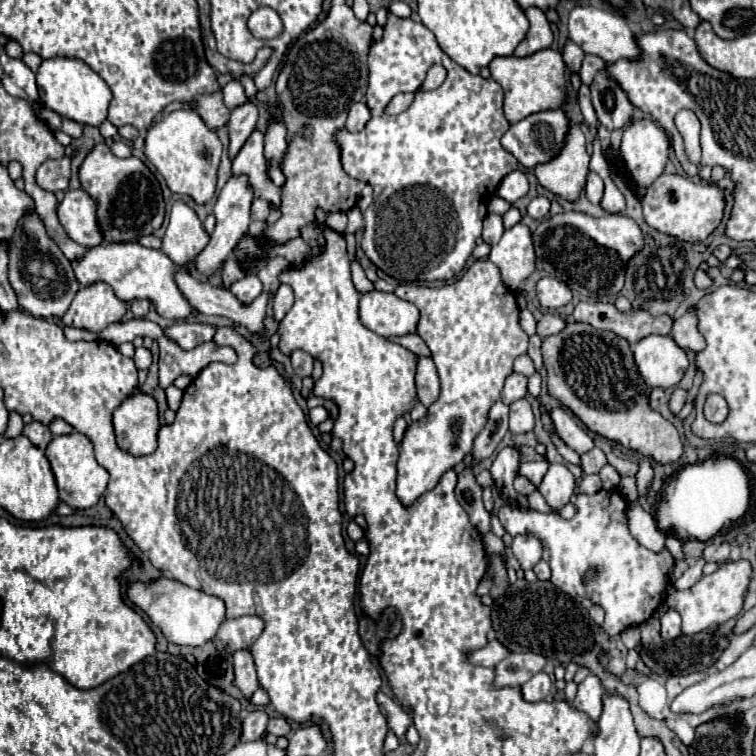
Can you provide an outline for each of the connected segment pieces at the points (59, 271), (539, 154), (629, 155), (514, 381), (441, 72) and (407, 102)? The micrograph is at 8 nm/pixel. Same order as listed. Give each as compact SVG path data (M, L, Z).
M37 213L21 219L17 233L13 237L13 247L9 249L9 283L13 285L19 305L33 317L63 317L79 291L79 283L71 269L69 259L61 249L47 237L45 227Z
M551 109L551 111L541 111L535 115L525 117L523 121L515 123L509 127L509 131L503 135L501 145L527 169L533 169L537 165L549 163L551 159L555 159L563 145L565 145L565 137L569 131L569 119L563 113L563 109Z
M651 119L631 121L621 141L621 157L639 189L649 187L669 161L671 141Z
M511 373L505 381L505 387L501 391L501 401L513 403L527 395L527 377L521 373Z
M434 64L429 69L421 89L424 91L436 89L444 82L446 75L446 69L442 65Z
M399 93L387 105L385 112L389 115L398 115L408 109L413 102L414 95L412 93Z

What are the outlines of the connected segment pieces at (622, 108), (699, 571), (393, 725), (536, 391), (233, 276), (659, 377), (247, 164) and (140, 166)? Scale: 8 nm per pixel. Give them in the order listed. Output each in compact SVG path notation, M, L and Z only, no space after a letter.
M601 69L591 83L591 101L601 125L609 131L625 127L631 121L633 105L617 81L611 79L607 69Z
M703 563L701 565L691 565L680 578L674 581L674 587L679 591L691 589L697 581L701 581L701 577L703 577Z
M383 691L377 693L377 703L379 703L379 707L381 707L381 713L387 717L389 729L391 729L397 737L405 735L407 727L411 725L411 717L409 717L409 713L405 713L405 711L403 711L391 697L387 697Z
M533 373L531 377L529 377L529 395L531 397L535 397L535 401L539 403L539 405L543 405L541 403L541 375L539 373Z
M227 259L223 263L223 269L221 269L221 279L223 279L223 287L229 289L235 281L239 281L241 277L245 277L245 269L241 269L241 265L237 265L237 261Z
M669 335L643 337L633 347L633 355L641 375L649 381L649 387L673 387L683 379L689 367L685 349L681 349Z
M255 129L249 137L249 141L241 147L237 157L233 159L233 175L245 173L249 177L249 183L253 185L255 197L263 197L275 205L281 205L281 189L269 181L265 175L265 157L263 157L263 139L265 133L261 129Z
M99 143L83 161L79 169L81 187L99 201L97 217L105 241L137 241L139 235L155 233L163 225L165 205L159 181L137 157L119 159L105 143Z

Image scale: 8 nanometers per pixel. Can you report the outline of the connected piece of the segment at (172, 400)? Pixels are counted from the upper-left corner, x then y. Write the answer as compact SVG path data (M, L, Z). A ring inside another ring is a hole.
M169 385L169 387L165 389L165 393L167 393L167 403L169 403L169 409L177 411L177 409L179 409L179 405L181 405L183 391L181 391L181 389L177 389L175 385Z

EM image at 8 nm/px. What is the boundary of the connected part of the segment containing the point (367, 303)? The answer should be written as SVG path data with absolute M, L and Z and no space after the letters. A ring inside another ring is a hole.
M369 291L359 299L359 317L365 327L375 331L381 337L415 333L415 325L419 321L419 309L399 299L395 293Z

